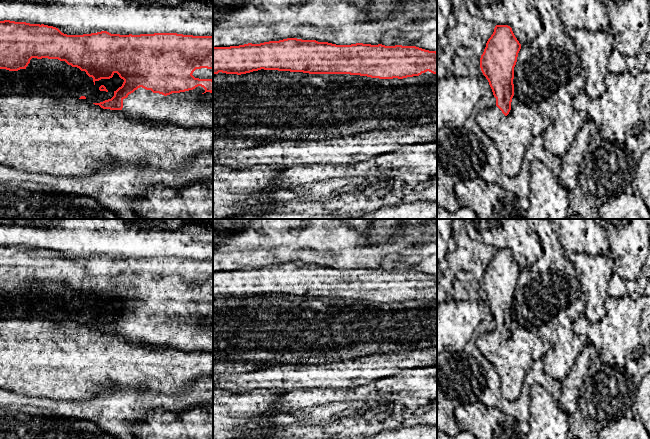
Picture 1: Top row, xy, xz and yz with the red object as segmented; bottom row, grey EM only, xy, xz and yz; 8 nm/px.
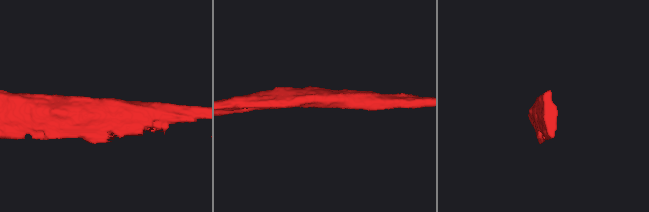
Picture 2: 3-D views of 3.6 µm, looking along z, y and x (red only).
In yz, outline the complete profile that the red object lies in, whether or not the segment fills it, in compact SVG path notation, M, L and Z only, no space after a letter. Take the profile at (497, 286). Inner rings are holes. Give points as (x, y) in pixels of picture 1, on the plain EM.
M496 249L480 282L480 292L489 306L496 330L507 340L514 320L514 291L521 268L508 249Z

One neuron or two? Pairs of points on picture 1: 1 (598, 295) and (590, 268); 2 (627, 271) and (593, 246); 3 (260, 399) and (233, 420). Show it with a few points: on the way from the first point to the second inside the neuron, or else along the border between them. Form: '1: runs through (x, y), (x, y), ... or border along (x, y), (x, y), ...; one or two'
1: runs through (594, 288), (594, 275); one
2: border along (606, 232), (610, 255); two
3: runs through (253, 406), (246, 407), (240, 413); one

